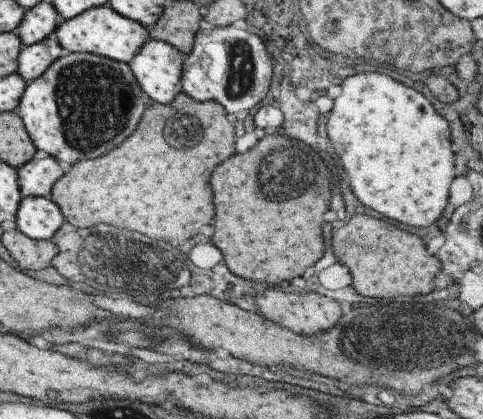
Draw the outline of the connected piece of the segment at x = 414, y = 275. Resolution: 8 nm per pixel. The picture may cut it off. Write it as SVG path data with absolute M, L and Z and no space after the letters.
M356 214L346 226L338 228L332 236L332 246L336 258L352 270L356 292L366 298L428 294L434 290L434 278L442 270L441 260L426 252L420 236L412 236L412 232L398 228L388 220L368 214Z

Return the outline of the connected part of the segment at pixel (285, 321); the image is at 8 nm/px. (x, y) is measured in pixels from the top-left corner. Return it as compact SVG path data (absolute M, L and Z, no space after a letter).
M262 286L255 294L255 304L258 312L268 320L306 336L327 331L342 316L340 304L320 293L311 291L306 294L298 294L298 292L291 292L291 290L285 291L279 286Z

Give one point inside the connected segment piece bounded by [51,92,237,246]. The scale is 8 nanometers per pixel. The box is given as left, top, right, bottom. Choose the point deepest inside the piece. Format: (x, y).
(172, 200)

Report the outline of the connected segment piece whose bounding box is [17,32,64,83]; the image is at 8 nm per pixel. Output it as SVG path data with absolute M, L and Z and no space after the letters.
M54 32L48 38L42 39L42 42L23 46L17 72L27 83L31 83L42 76L50 64L62 57L62 54L64 50Z

